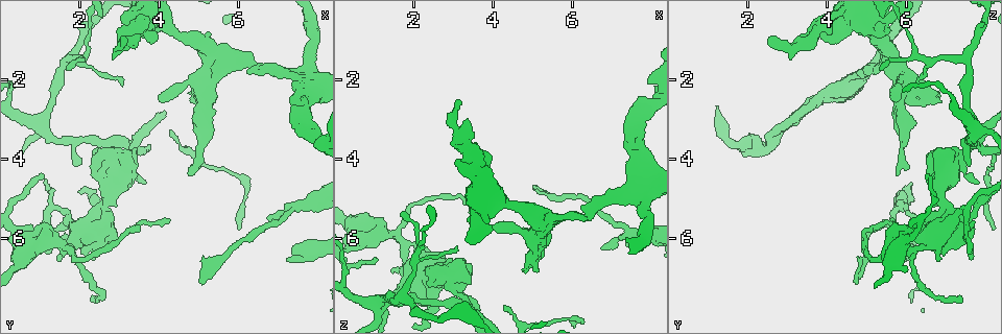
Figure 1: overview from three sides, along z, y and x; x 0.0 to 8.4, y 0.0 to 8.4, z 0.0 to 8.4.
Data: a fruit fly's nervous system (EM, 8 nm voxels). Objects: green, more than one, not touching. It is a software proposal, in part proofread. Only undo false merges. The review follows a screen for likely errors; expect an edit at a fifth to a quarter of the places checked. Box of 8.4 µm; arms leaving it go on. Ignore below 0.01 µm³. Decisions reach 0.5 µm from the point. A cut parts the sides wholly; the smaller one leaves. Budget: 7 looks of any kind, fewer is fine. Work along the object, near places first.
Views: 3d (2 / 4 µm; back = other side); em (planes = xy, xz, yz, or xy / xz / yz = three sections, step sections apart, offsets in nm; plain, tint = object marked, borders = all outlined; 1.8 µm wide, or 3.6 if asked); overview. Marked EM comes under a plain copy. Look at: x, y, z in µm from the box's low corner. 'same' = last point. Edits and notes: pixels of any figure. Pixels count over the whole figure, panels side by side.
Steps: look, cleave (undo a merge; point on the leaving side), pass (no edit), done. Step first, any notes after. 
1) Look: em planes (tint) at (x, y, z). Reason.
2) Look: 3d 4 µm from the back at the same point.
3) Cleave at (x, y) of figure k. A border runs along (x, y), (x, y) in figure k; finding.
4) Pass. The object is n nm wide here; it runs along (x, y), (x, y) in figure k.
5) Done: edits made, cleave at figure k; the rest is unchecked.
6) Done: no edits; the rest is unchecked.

Look: 3d 2 µm at (5.15, 2.20, 6.00).

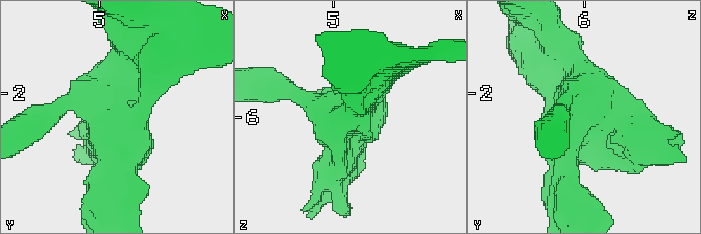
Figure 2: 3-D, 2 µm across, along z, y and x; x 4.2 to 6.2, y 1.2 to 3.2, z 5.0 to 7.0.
Look: em planes (borders) at (5.12, 2.20, 6.00). 4 arms meet here.

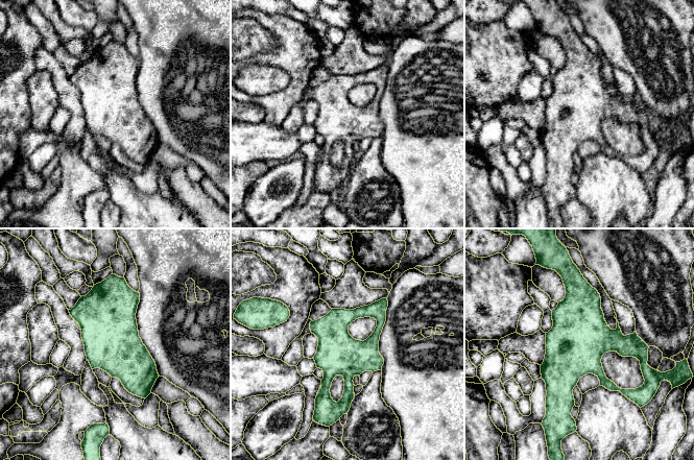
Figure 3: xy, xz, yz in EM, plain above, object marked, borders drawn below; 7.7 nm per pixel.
Pass. The object is 340 nm wide here; it runs along (384, 300), (342, 408) in figure 3; one neuron here.

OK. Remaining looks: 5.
Look: 3d 4 µm from the back at (1.55, 6.20, 5.90). Thin arm on a thick one.

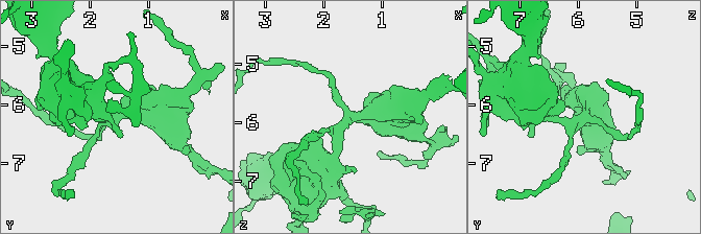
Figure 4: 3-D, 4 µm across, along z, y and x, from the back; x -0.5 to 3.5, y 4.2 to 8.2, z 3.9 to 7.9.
Look: em planes (tint) at (1.60, 6.25, 5.90).

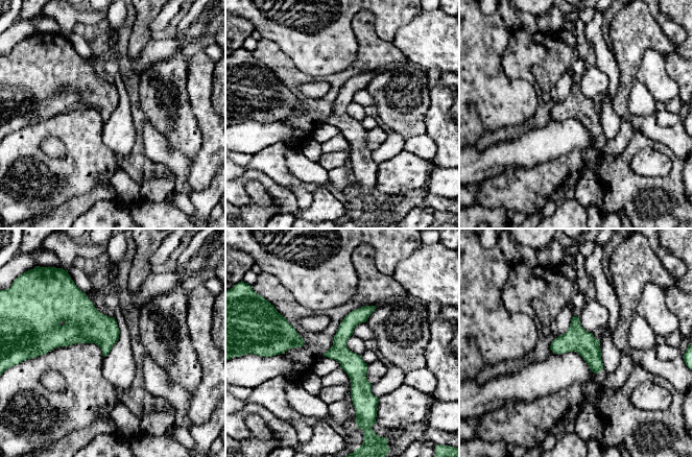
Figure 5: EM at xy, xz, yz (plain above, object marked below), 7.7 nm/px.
Pass. The object is 160 nm wide here; it runs along (372, 308), (341, 336), (358, 406) in figure 5; all the same neuron.

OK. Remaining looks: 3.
Look: em 3.6 µm planes (tint) at (2.65, 5.15, 6.90). Sudden change in width.

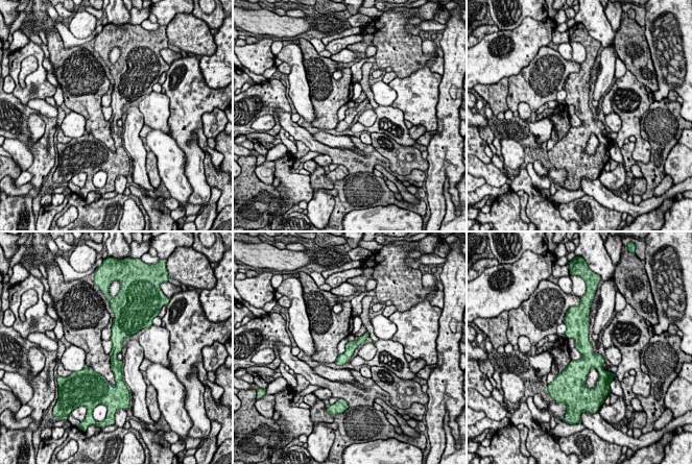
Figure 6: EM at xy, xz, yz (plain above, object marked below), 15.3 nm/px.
Pass. It runs along (582, 318), (582, 378) in figure 6; one neuron here.

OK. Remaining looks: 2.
Done: no edits; the rest is unchecked.

